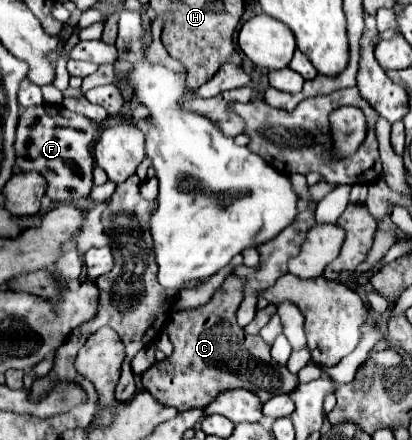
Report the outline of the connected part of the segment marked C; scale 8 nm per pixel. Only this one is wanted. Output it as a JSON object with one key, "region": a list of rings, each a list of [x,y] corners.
{"region":[[[230,274],[222,282],[220,290],[212,294],[208,304],[200,308],[192,308],[192,310],[172,312],[168,320],[168,336],[170,336],[170,342],[174,344],[174,352],[164,362],[156,362],[150,370],[142,374],[144,388],[150,394],[154,394],[162,404],[174,406],[178,412],[192,410],[192,408],[204,408],[214,398],[214,394],[220,394],[220,390],[232,390],[232,388],[246,388],[254,392],[260,398],[260,402],[268,402],[276,394],[290,394],[296,388],[298,378],[290,374],[288,368],[280,366],[278,362],[272,362],[270,346],[260,336],[250,336],[244,328],[238,326],[236,310],[240,302],[242,302],[242,280]]]}

